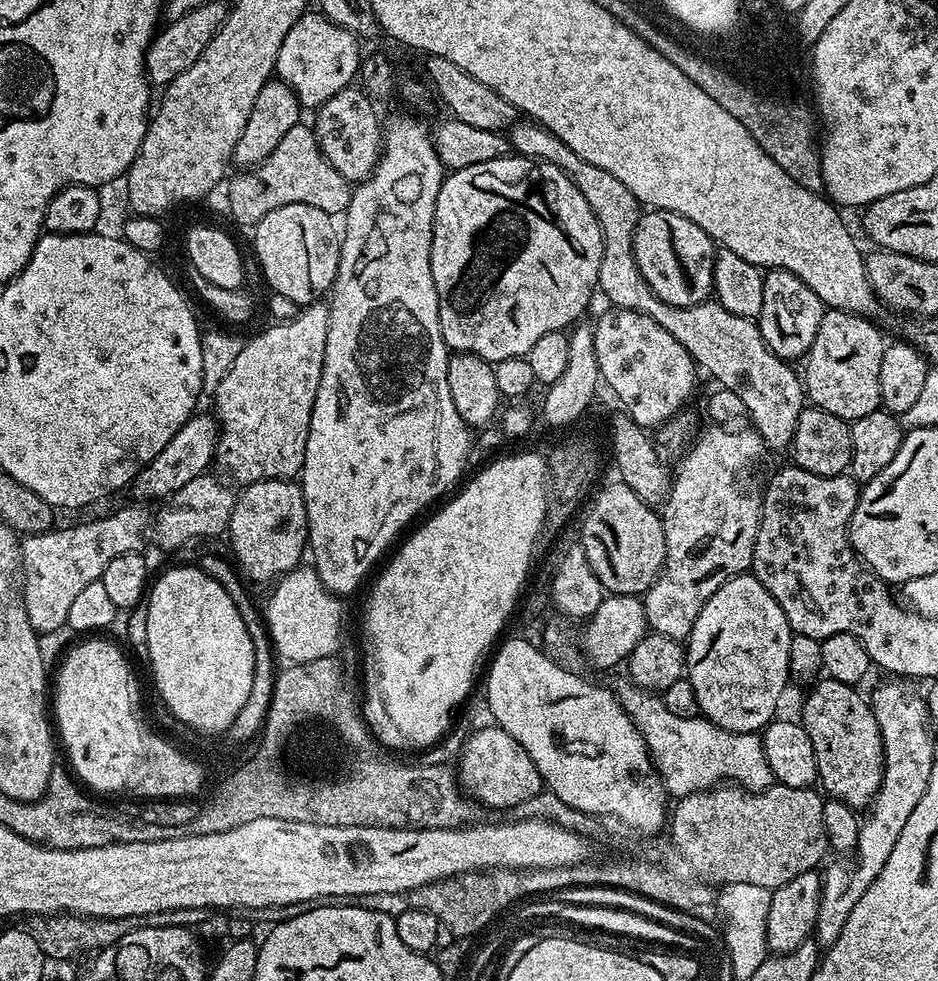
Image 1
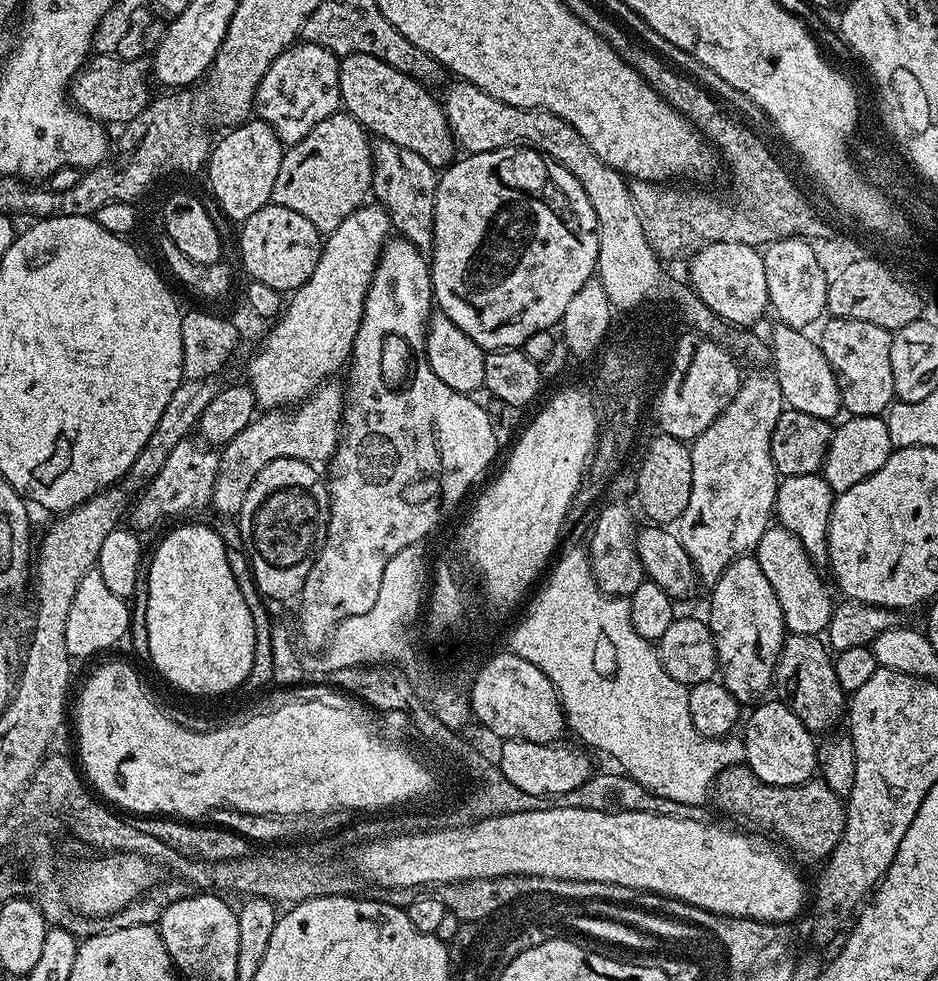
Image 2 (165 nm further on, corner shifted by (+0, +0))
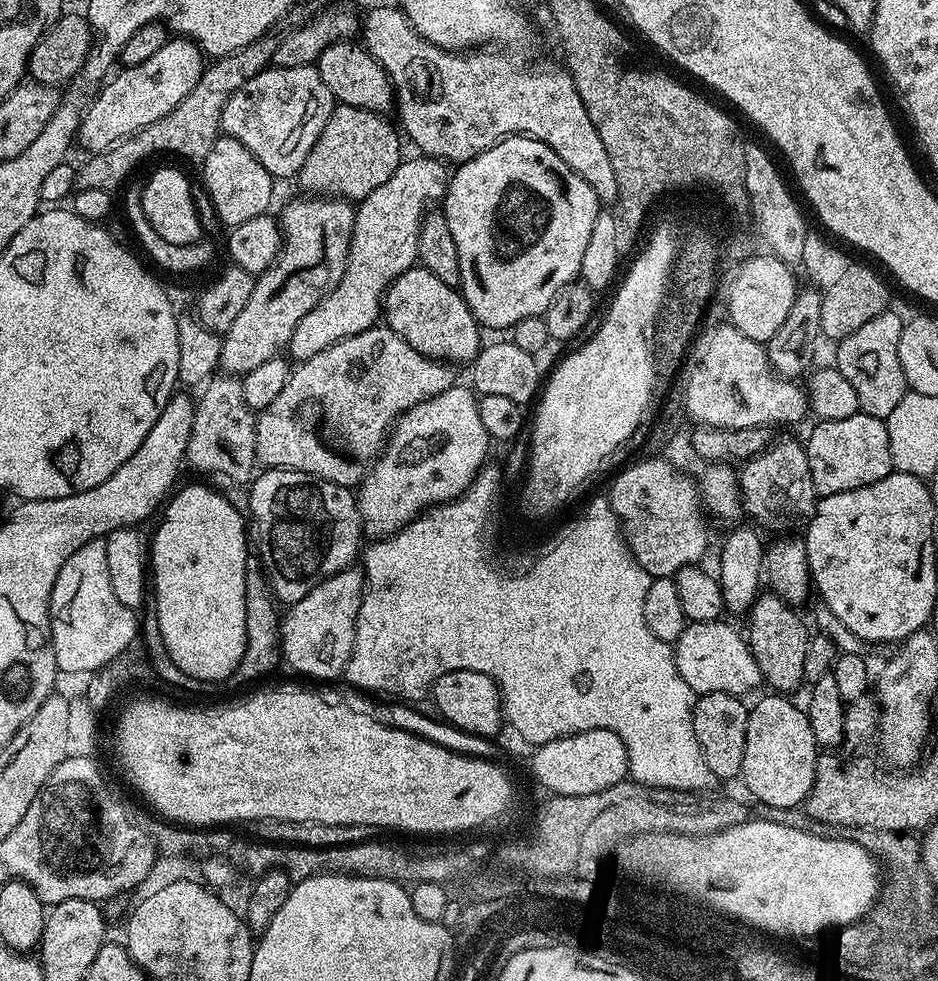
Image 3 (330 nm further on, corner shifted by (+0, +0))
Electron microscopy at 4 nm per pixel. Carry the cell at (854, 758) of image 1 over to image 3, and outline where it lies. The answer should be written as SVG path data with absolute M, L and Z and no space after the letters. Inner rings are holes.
M768 590L756 597L750 611L747 613L748 632L746 628L746 639L749 648L752 649L752 656L758 662L758 670L761 677L769 684L769 689L775 690L780 694L792 694L799 684L804 680L803 667L806 663L806 652L808 641L810 639L810 631L804 625L804 620L799 616L797 609L793 605L788 604L780 596L777 596L773 591Z

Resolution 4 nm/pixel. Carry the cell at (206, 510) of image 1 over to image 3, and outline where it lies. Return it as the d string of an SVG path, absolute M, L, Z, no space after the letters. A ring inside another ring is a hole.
M387 326L362 330L362 334L340 340L322 350L322 354L299 361L295 367L291 369L286 386L282 386L282 394L278 394L278 398L257 415L257 461L268 468L296 468L350 489L355 489L364 479L366 469L381 451L382 441L389 435L397 417L418 402L442 394L454 384L452 372L448 369L451 367L445 361L423 356L406 343L400 333Z

